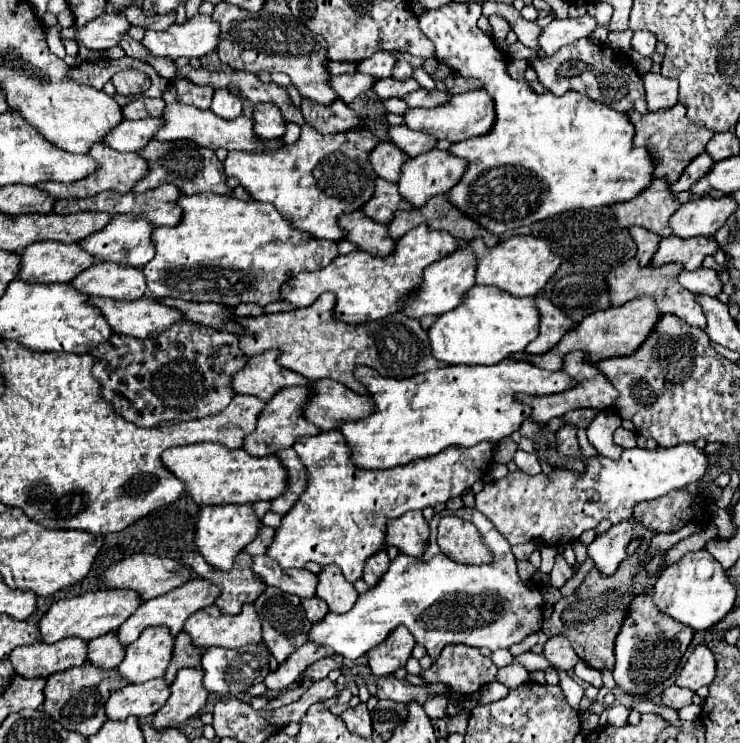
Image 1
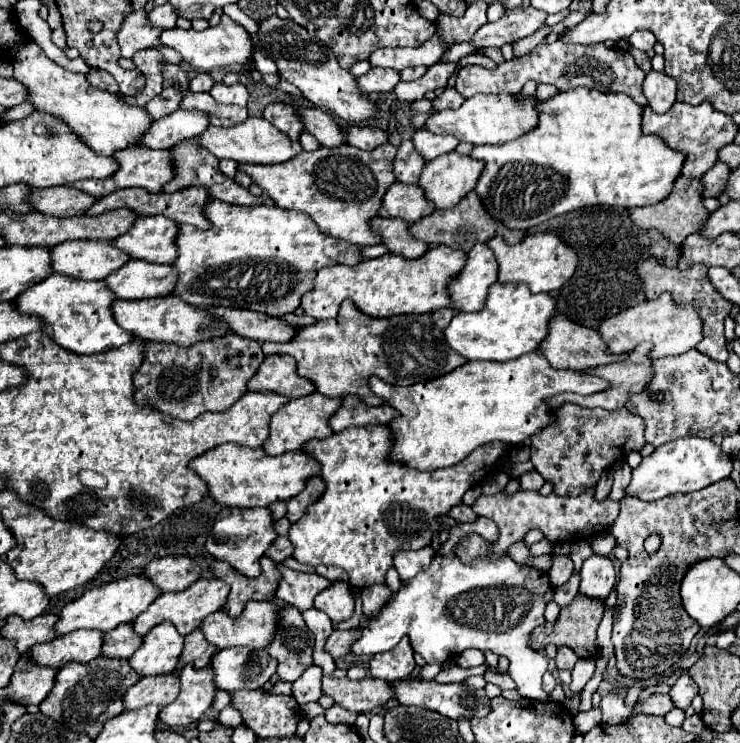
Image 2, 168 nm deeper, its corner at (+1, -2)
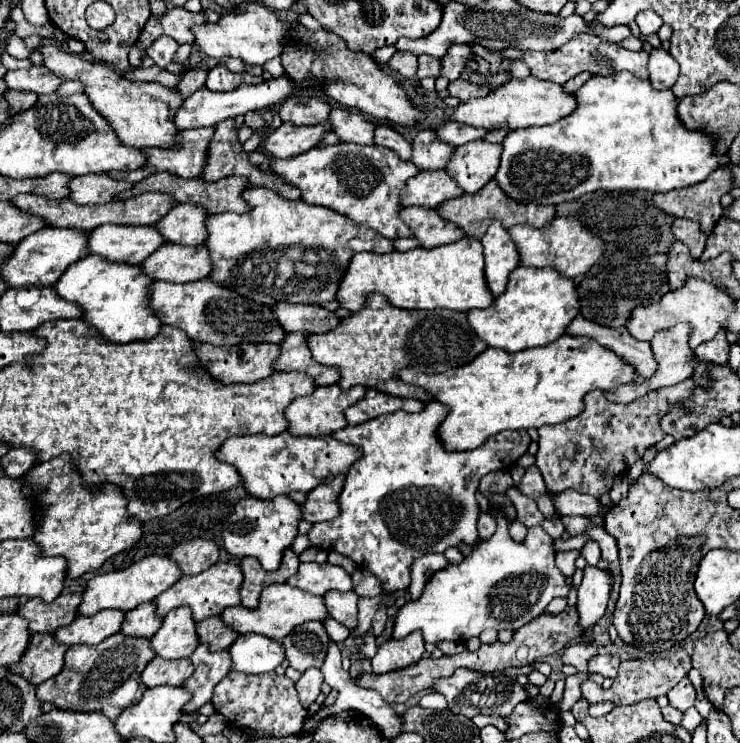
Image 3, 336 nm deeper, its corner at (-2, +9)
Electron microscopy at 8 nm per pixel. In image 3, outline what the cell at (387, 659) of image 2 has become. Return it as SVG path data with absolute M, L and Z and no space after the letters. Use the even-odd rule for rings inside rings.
M414 631L404 639L390 639L382 643L372 659L372 671L374 673L388 673L392 669L402 669L404 665L412 665L420 661L424 653L424 641L422 633Z

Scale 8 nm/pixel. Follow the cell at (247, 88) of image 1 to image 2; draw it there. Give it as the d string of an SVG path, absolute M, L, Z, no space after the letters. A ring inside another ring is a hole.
M307 108L299 112L301 112L301 120L305 120L305 132L313 134L321 146L333 148L347 144L347 136L343 128L329 112L323 112L319 108Z

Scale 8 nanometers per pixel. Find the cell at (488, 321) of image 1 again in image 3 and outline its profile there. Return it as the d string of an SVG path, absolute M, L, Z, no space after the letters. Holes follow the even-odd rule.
M516 267L508 277L506 291L498 295L490 307L470 309L466 317L474 333L484 343L514 353L556 341L566 331L568 323L578 315L578 311L580 305L572 279L560 277L552 267Z

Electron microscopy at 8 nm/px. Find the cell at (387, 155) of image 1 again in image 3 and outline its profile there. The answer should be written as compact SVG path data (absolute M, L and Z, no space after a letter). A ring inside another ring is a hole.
M424 129L412 141L412 159L410 161L416 165L418 171L444 169L452 151L454 151L452 145L438 141L430 129Z

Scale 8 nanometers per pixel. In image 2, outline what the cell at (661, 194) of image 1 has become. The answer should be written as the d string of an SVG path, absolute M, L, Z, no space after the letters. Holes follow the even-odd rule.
M681 176L675 182L675 188L671 192L671 196L659 204L653 206L643 206L643 208L631 208L631 220L635 226L651 230L657 228L659 232L663 232L663 236L667 236L673 244L683 244L685 236L695 234L701 230L701 226L707 222L709 212L703 206L703 186L701 180L697 178L689 178L689 176Z

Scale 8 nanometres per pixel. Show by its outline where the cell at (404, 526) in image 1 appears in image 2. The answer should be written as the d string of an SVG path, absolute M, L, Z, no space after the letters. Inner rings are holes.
M427 546L427 548L421 548L417 552L409 550L409 552L397 552L395 556L395 568L399 572L399 580L401 584L407 584L417 572L421 572L425 566L431 564L433 560L433 548Z

